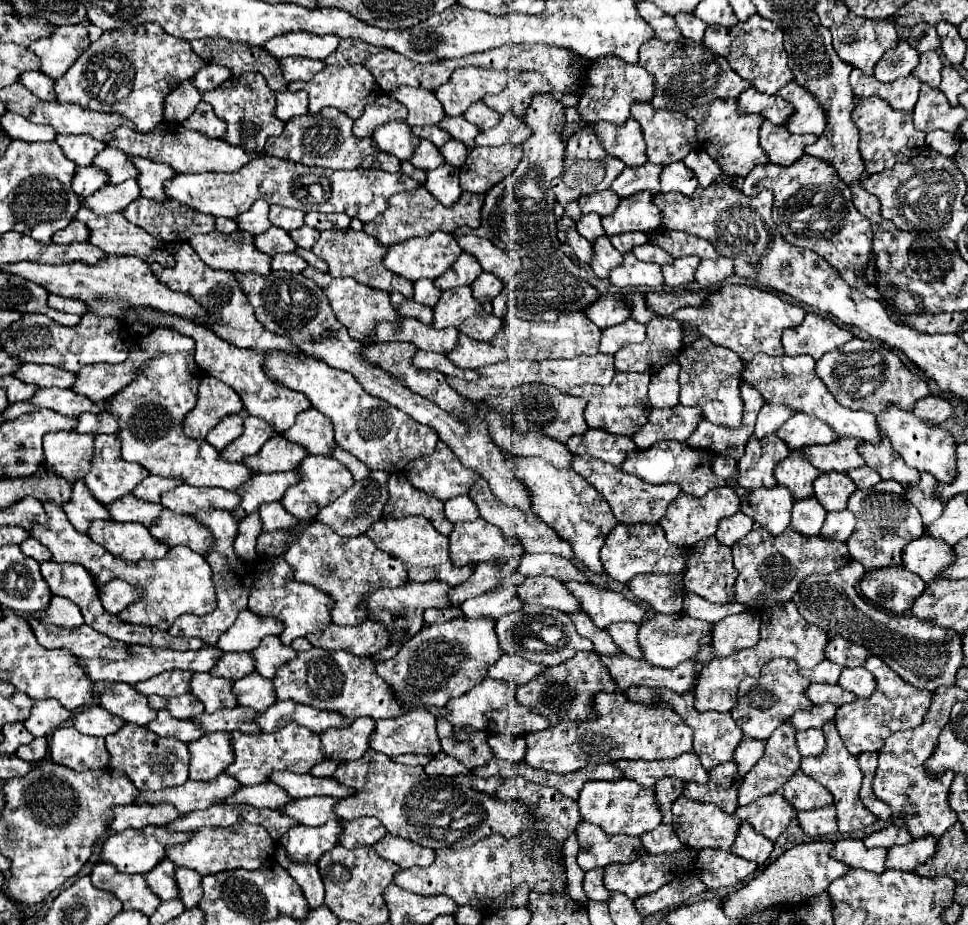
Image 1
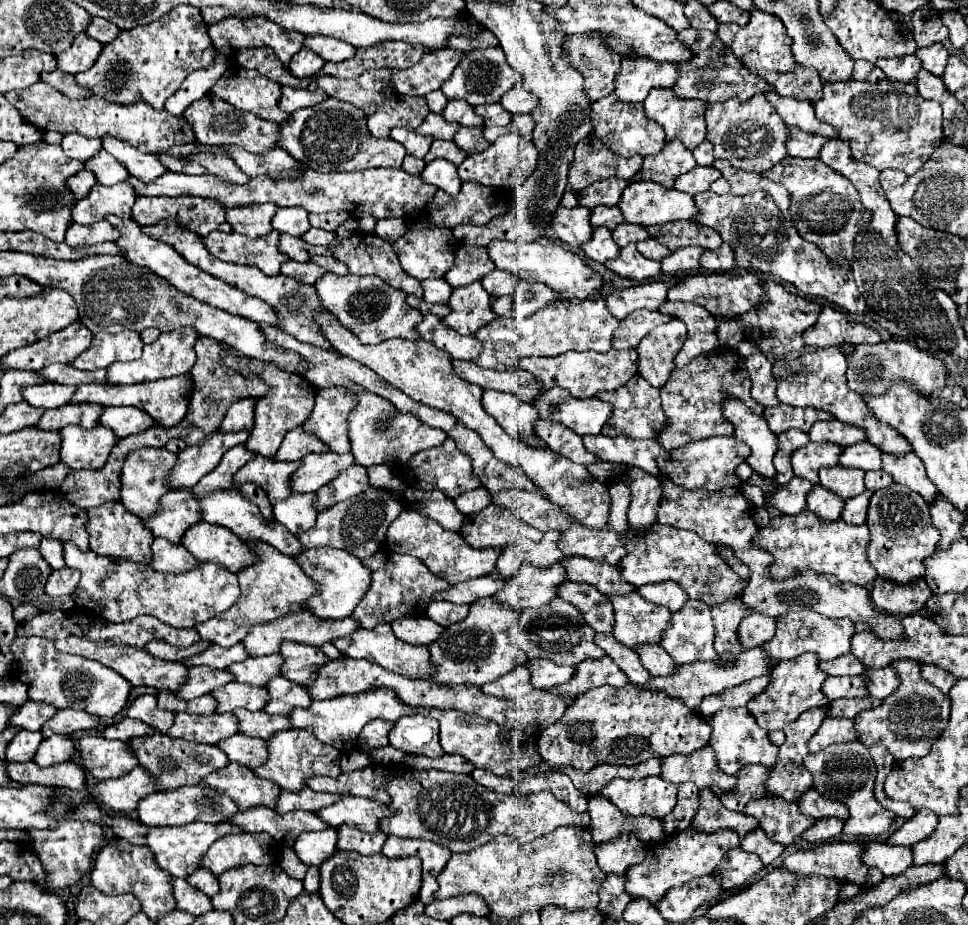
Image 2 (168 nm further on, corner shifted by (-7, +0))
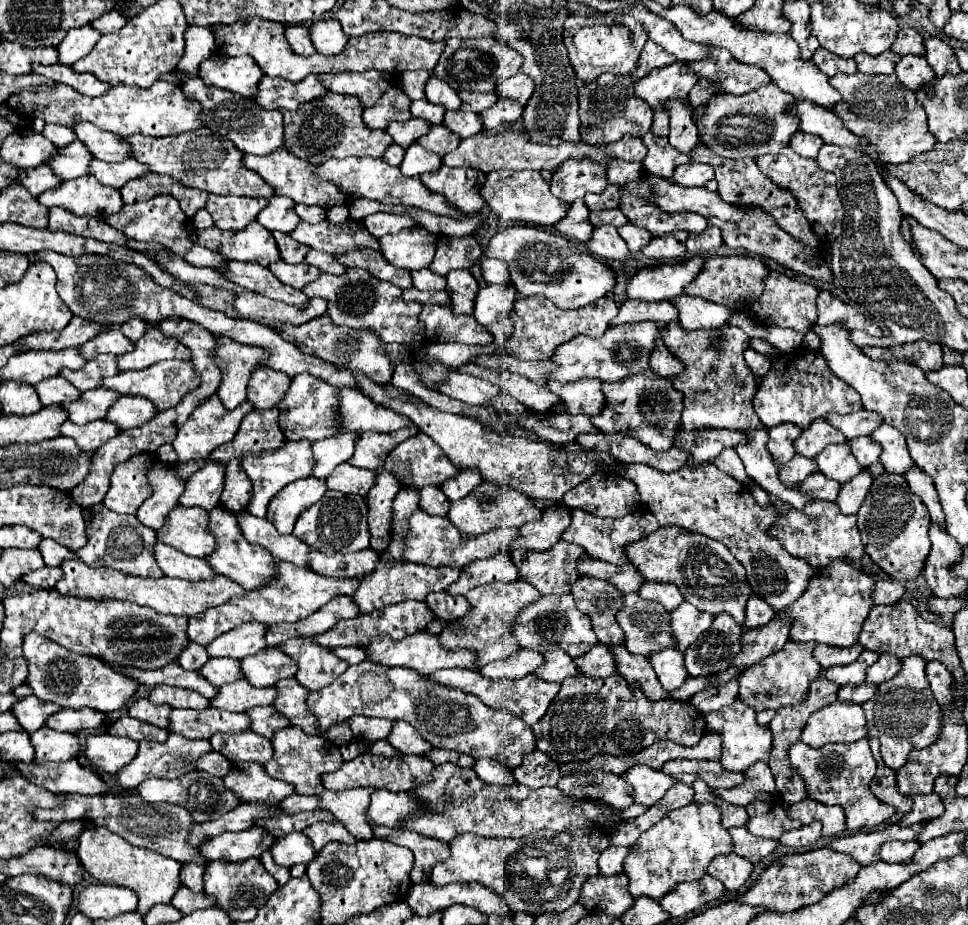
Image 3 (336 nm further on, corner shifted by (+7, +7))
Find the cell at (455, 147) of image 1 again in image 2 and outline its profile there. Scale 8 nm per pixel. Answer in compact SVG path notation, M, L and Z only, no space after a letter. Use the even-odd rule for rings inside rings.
M460 127L454 135L454 143L458 143L458 147L464 149L468 155L480 153L490 145L482 135L482 127Z

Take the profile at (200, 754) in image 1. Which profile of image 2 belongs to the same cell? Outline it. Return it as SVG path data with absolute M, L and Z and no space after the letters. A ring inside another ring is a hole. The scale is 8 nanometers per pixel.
M236 733L236 735L228 737L226 741L220 741L218 747L228 755L230 761L256 769L256 767L260 767L260 763L264 763L268 759L268 751L266 751L264 743L266 743L264 739L254 739L254 737Z

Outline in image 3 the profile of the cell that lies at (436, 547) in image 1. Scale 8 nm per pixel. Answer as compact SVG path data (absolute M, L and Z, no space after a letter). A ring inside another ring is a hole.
M418 508L408 518L408 532L404 536L404 560L432 566L432 568L450 566L450 568L462 570L474 560L490 558L498 552L504 552L516 536L518 536L516 528L496 528L492 532L486 532L484 536L472 536L472 538L464 540L464 536L460 536L460 532L456 532L456 528L452 528L452 522L448 518L430 516L428 512Z

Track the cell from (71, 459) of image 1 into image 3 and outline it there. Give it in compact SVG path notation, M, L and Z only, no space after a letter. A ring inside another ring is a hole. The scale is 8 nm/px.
M66 420L60 428L60 434L62 436L70 436L76 440L78 448L82 452L88 452L92 454L94 450L98 450L108 438L116 436L120 432L120 428L116 428L114 424L106 422L106 420L96 420L96 422L88 422L84 426L78 426L78 424L72 424L70 420Z

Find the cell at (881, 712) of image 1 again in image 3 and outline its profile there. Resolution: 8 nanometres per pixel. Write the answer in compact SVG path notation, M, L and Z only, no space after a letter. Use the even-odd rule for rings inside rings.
M920 656L902 658L902 668L894 680L896 680L894 688L884 688L888 696L874 696L862 704L862 710L866 714L868 738L880 740L882 760L892 770L900 768L906 762L906 756L910 750L914 748L920 750L936 742L940 728L942 728L940 724L942 710L928 688L928 680L924 674L924 658ZM906 682L910 682L910 688L906 686Z

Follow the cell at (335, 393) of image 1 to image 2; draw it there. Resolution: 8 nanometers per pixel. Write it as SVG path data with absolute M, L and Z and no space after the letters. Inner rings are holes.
M370 391L358 393L360 403L350 413L350 443L352 453L358 465L372 467L372 465L388 465L392 469L398 469L408 463L412 455L416 455L422 449L438 447L446 441L446 433L440 429L432 429L424 423L420 423L414 415L402 415L390 405L390 401L380 399L378 395Z

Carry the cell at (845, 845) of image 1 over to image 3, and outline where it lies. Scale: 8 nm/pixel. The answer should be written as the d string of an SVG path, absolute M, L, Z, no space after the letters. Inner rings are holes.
M914 840L908 842L888 842L880 848L880 860L882 862L904 862L904 860L912 860L916 848L920 848L920 844L916 844Z

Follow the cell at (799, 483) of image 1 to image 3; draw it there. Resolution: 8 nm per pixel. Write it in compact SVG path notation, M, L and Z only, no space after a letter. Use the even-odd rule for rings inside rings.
M824 418L814 420L794 442L796 454L802 454L806 458L814 458L818 452L822 452L830 444L842 444L846 438L840 430L832 428Z

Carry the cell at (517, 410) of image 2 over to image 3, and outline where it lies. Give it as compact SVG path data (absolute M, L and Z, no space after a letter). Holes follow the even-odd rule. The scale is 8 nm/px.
M452 372L450 384L442 384L438 392L454 400L460 400L466 404L478 404L478 406L490 406L492 400L502 394L502 390L496 388L492 382L480 380L462 372Z

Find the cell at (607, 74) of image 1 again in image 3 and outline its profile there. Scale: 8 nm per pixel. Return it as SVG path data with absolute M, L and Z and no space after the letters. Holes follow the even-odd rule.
M648 40L646 46L642 48L642 52L640 52L640 60L638 60L636 68L634 68L628 76L632 78L632 82L636 82L636 80L644 78L650 70L662 68L662 66L670 66L670 64L674 64L674 62L676 62L676 58L674 58L672 54L664 52L664 48L660 48L658 44L652 44L652 42Z

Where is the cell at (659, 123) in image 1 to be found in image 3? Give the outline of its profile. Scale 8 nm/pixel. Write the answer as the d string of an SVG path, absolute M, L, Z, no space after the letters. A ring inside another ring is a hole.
M684 62L652 70L648 76L634 84L634 96L644 100L654 112L668 112L668 100L688 100L690 90L698 84L696 76L684 68Z

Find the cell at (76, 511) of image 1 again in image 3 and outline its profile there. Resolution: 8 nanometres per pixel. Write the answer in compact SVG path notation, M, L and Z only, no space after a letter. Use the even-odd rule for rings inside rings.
M94 504L90 508L84 508L84 520L86 520L86 536L88 544L80 548L76 554L88 564L88 566L108 566L126 574L136 576L164 576L160 568L156 568L156 560L152 560L152 544L156 542L156 534L152 528L140 524L136 516L128 514L116 514L104 504Z

